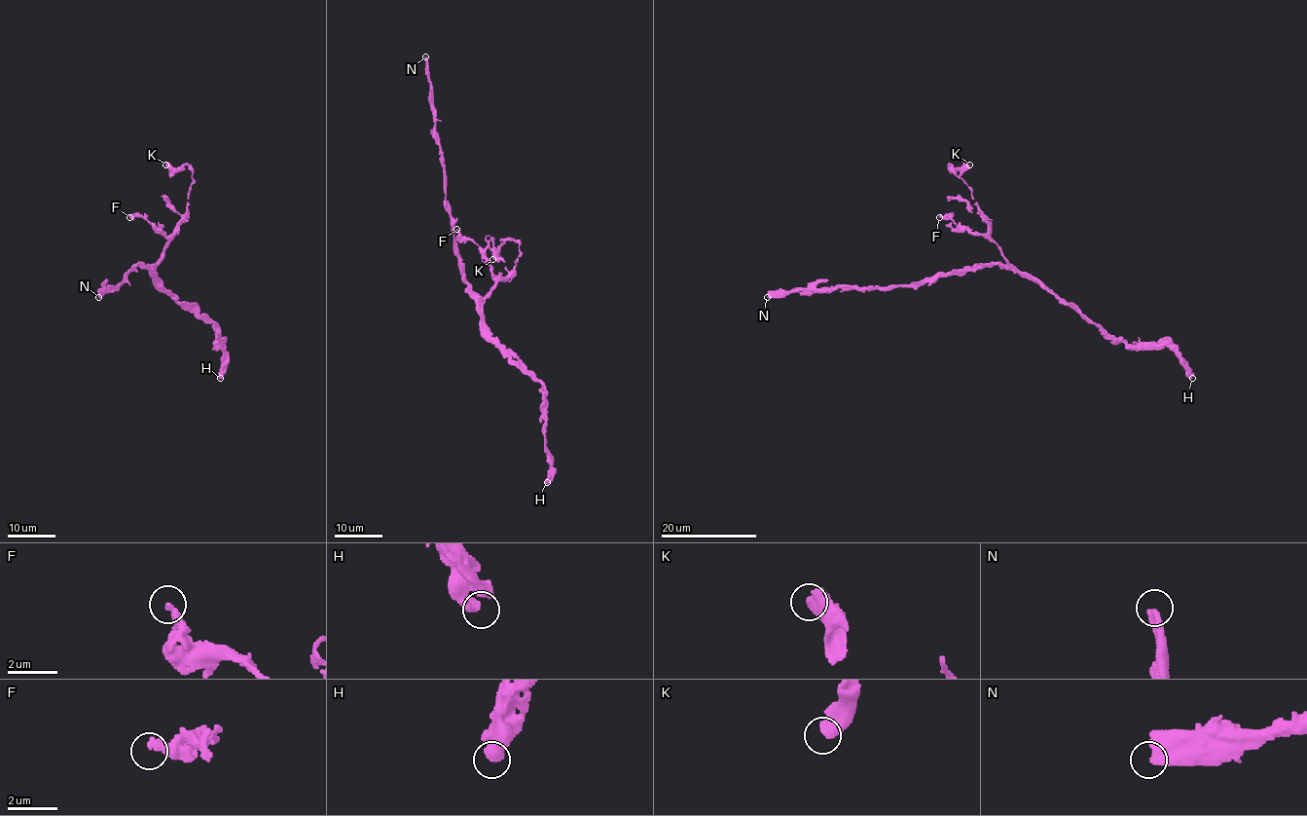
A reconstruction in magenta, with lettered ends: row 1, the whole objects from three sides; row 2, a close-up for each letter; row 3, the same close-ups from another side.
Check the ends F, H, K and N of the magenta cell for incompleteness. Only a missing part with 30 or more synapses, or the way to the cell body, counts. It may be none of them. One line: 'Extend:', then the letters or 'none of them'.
Extend: N

